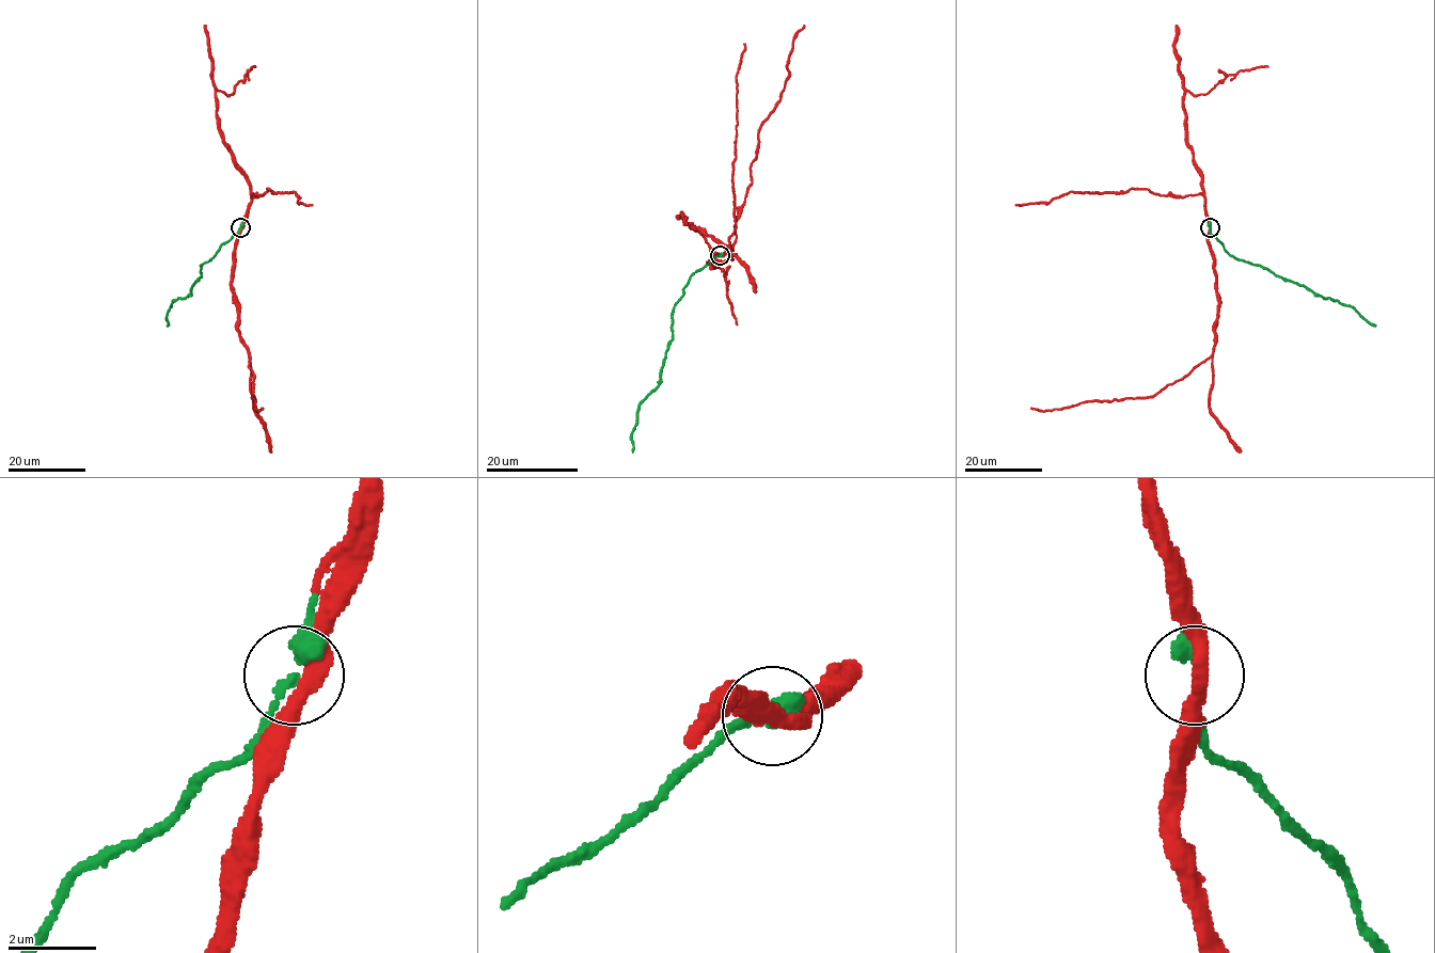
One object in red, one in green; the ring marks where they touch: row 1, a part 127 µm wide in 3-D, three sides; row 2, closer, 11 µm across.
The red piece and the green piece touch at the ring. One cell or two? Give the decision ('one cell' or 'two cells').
one cell

